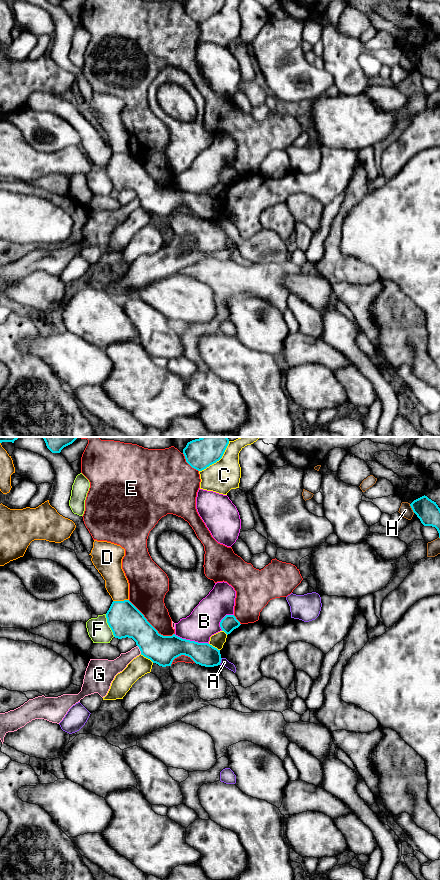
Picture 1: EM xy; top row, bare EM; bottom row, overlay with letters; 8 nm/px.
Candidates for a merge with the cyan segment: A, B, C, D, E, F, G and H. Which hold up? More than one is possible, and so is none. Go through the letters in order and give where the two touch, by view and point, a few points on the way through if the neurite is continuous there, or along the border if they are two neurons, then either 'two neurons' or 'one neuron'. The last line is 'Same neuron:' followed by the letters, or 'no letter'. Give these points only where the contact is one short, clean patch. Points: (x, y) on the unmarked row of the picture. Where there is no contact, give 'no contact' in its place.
A: contact xy (220, 213); border xy (222, 210), (219, 216); two neurons
B: contact xy (191, 193); two neurons
C: contact xy (214, 14); two neurons
D: contact xy (120, 153); two neurons
E: contact xy (150, 176); two neurons
F: contact xy (108, 176); two neurons
G: contact xy (139, 200); two neurons
H: contact xy (411, 59); two neurons
Same neuron: no letter

